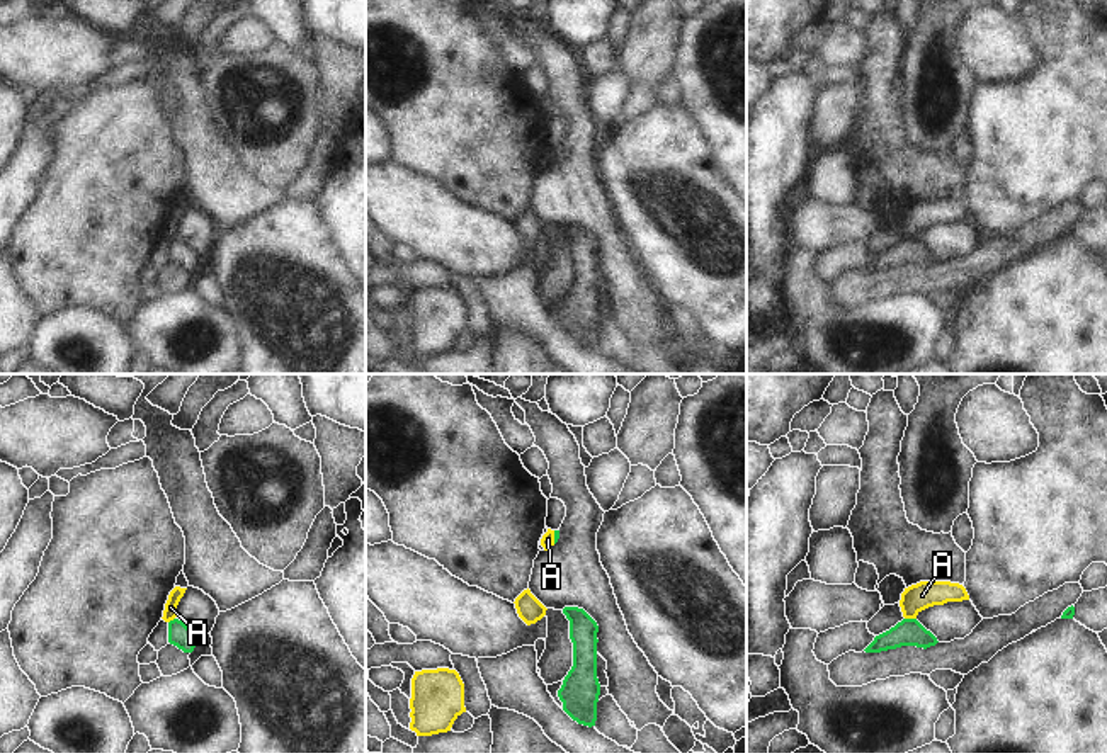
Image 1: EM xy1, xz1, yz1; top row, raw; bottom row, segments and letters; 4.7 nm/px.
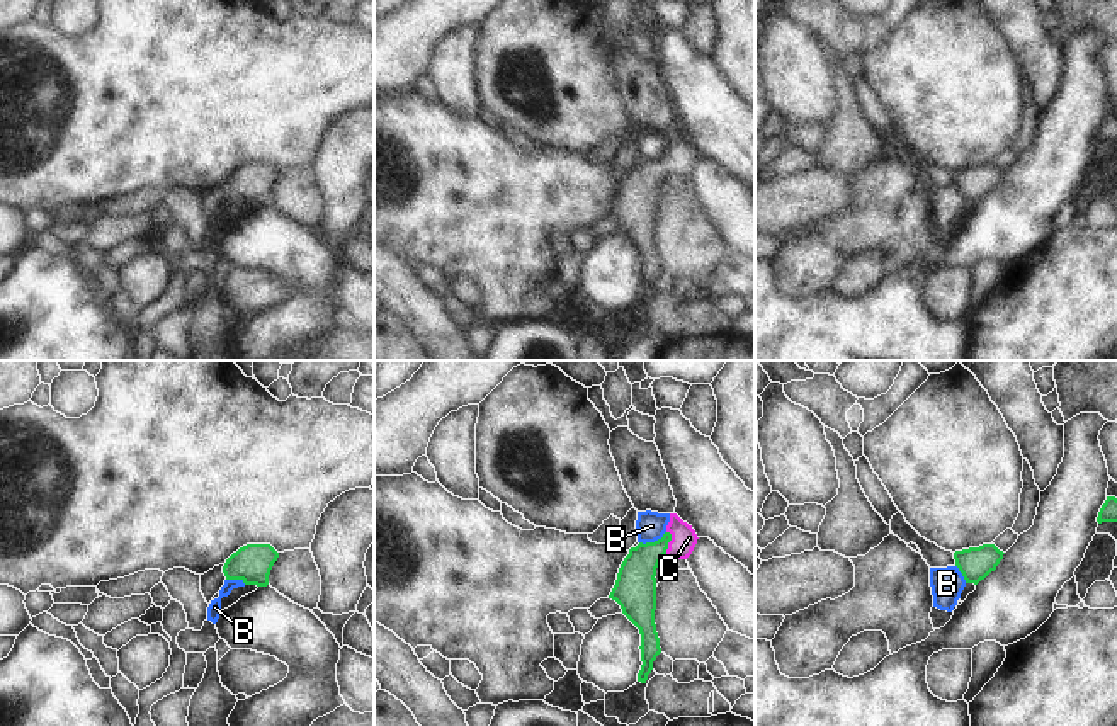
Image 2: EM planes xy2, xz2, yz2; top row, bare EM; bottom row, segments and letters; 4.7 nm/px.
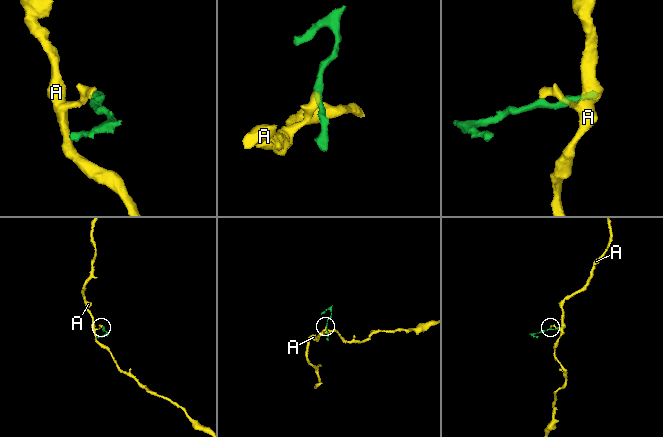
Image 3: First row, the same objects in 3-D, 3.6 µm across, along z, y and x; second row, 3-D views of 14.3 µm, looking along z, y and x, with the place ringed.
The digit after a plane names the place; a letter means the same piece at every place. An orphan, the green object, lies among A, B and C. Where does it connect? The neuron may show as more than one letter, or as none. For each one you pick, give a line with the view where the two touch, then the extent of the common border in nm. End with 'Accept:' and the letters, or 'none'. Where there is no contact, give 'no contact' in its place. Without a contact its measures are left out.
C: xz2 | 130 nm
Accept: C

